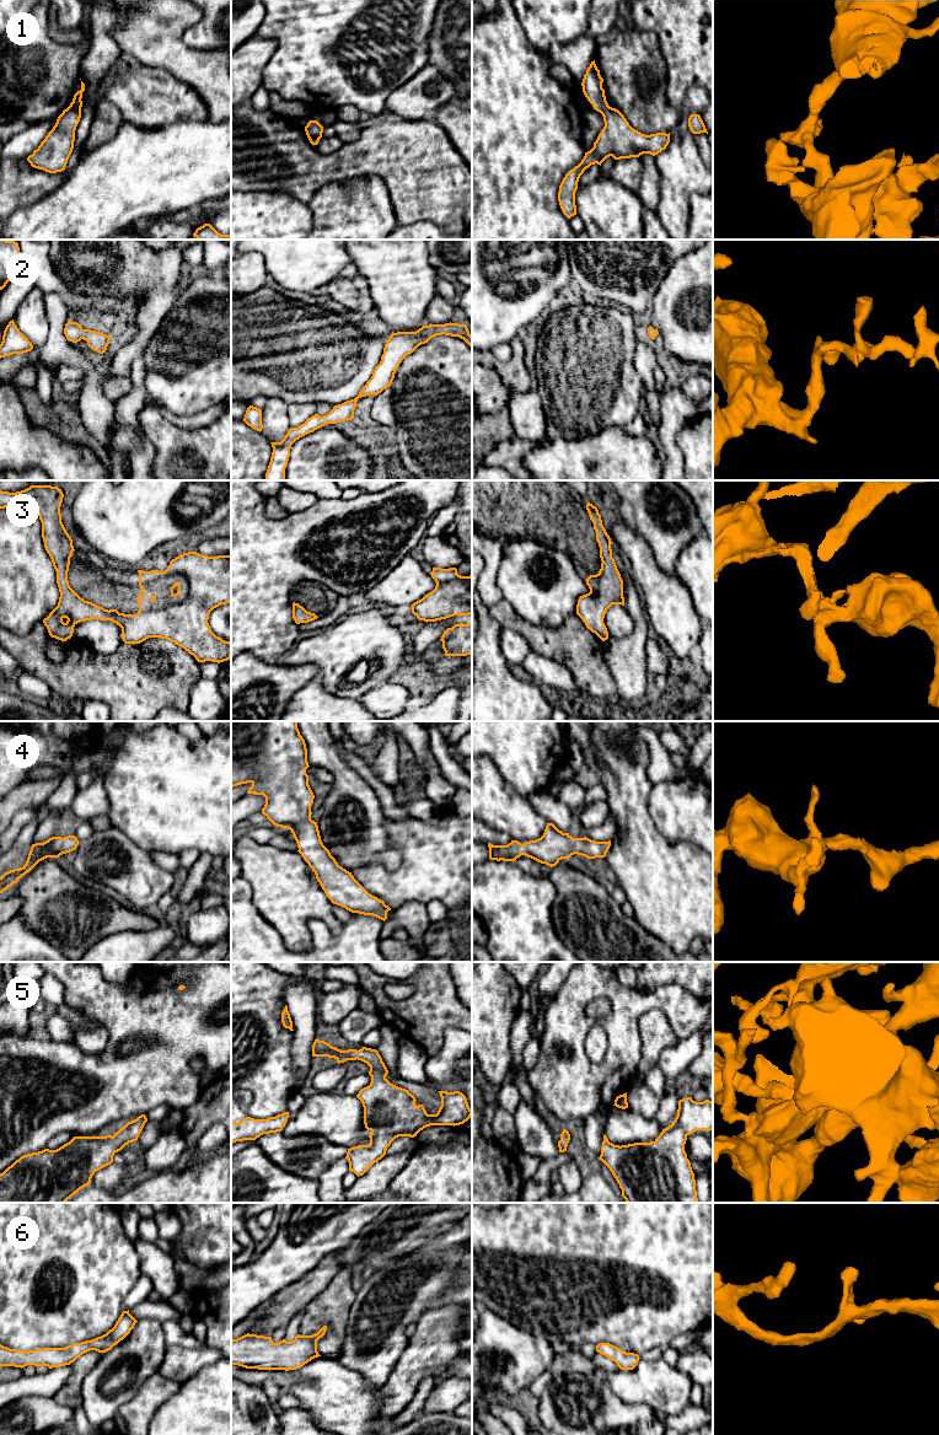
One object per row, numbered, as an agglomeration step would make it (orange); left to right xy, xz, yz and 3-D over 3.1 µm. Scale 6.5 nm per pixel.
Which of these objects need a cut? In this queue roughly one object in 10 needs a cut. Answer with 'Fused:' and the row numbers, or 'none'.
Fused: none

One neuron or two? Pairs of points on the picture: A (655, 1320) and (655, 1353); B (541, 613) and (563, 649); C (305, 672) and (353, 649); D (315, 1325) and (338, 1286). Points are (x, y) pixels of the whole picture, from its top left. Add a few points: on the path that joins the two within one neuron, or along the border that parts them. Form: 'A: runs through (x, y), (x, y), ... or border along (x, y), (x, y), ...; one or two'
A: border along (661, 1348), (649, 1348), (638, 1354); two
B: border along (574, 612), (556, 627), (540, 627), (521, 618); two
C: border along (286, 666), (314, 664), (317, 675); two
D: runs through (320, 1315), (338, 1296); one

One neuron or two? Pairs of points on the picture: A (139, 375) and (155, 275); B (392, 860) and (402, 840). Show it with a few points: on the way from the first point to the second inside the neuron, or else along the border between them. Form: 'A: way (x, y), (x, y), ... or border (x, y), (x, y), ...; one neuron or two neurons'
A: border (141, 354), (132, 363), (129, 376); two neurons
B: border (385, 823), (401, 854), (393, 871); two neurons

